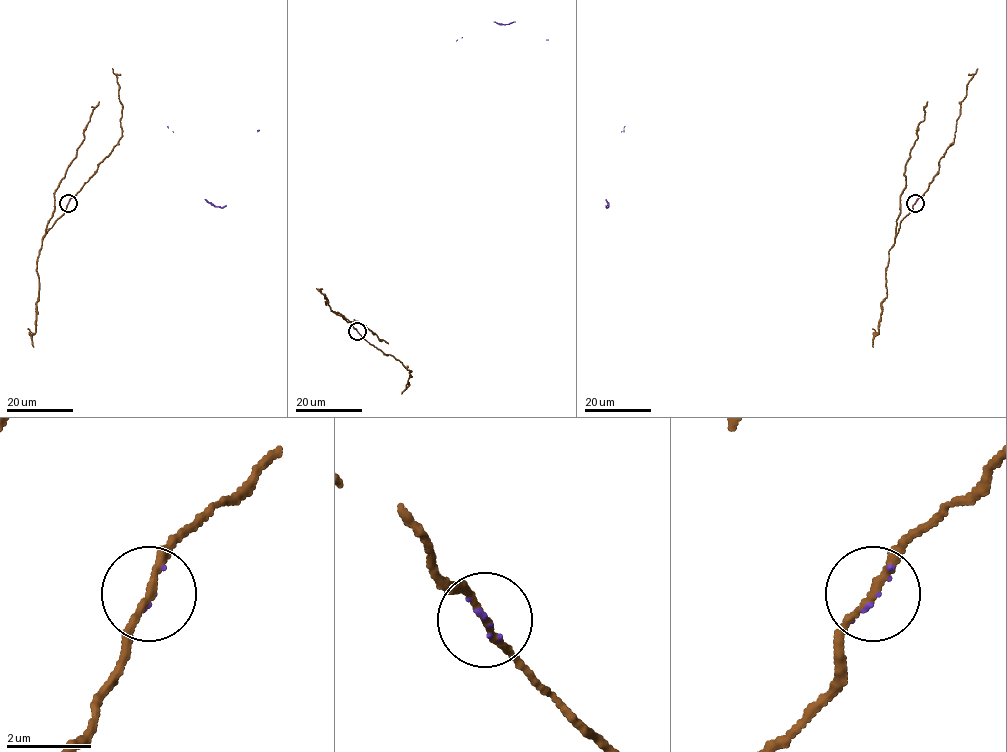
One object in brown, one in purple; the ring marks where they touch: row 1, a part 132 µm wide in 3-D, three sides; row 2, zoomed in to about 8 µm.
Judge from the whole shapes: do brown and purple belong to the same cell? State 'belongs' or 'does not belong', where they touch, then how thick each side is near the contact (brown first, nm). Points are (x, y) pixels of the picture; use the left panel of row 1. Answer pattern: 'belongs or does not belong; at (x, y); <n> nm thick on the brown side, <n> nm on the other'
belongs; at (68, 203); 160 nm thick on the brown side, 60 nm on the other

